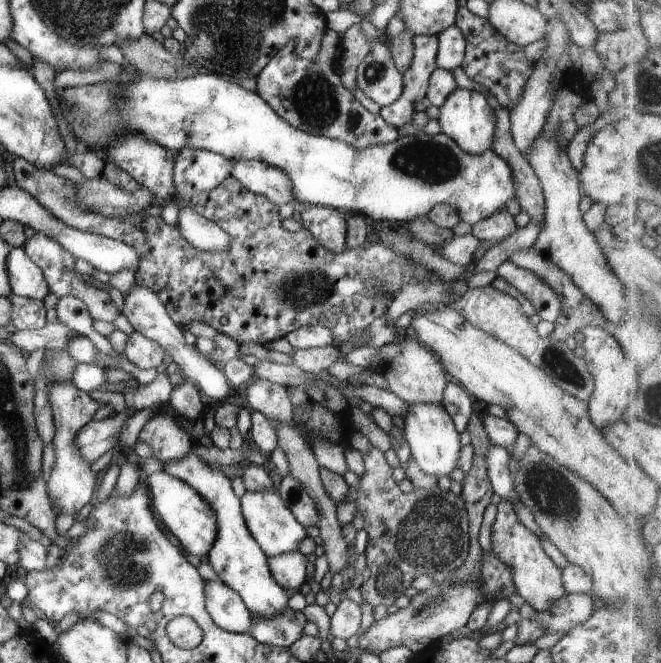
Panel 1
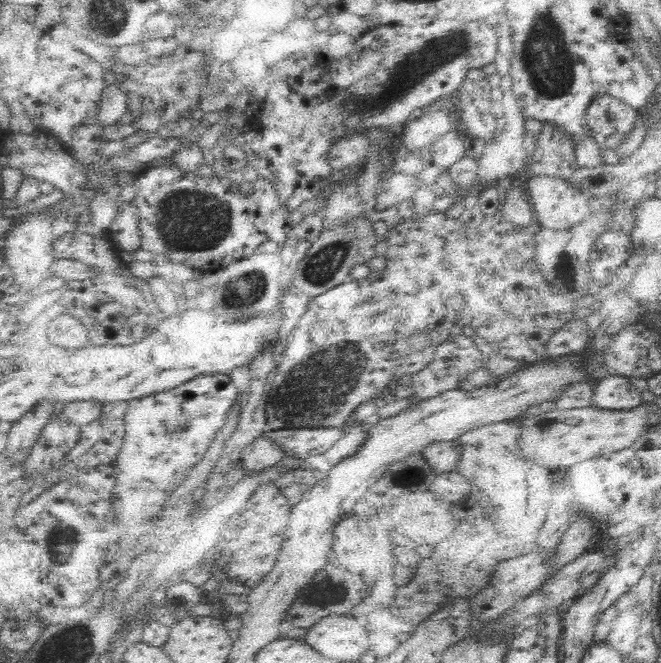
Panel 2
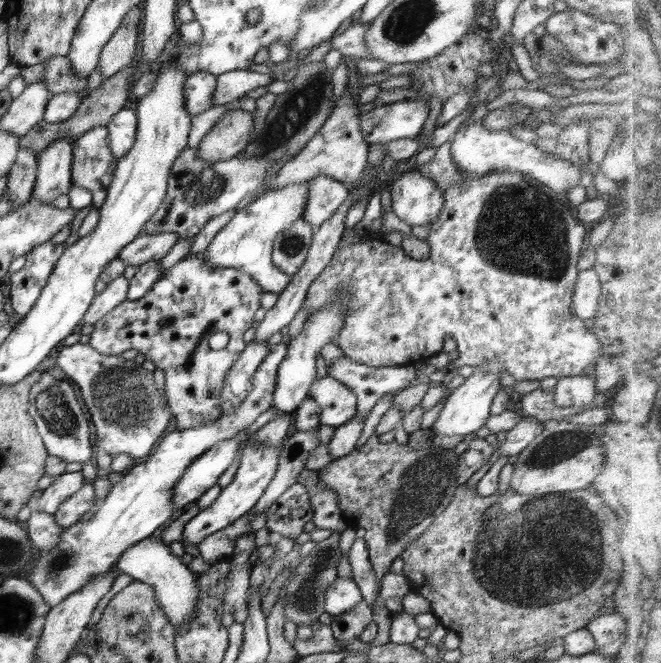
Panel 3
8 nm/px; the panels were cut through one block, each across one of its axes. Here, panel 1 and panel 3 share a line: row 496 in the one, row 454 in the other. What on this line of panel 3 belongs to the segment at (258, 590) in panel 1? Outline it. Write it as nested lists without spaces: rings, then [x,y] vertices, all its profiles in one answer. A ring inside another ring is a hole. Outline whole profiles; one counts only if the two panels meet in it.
[[[240,438],[219,442],[186,469],[173,488],[177,514],[192,506],[209,488],[217,485],[219,476],[234,464],[239,443]]]

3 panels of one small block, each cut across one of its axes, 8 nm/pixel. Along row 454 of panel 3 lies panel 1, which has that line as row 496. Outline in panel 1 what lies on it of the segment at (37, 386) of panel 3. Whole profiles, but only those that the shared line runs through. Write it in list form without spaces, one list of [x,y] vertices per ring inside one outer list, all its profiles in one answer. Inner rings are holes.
[[[46,381],[45,385],[40,387],[49,398],[56,431],[51,442],[55,448],[56,460],[47,480],[49,498],[52,508],[56,507],[59,510],[59,515],[72,512],[76,514],[92,498],[92,492],[96,488],[96,477],[90,468],[92,463],[85,461],[78,452],[74,437],[92,420],[92,416],[99,408],[109,403],[92,399],[87,392],[78,390],[70,381],[61,383]]]

